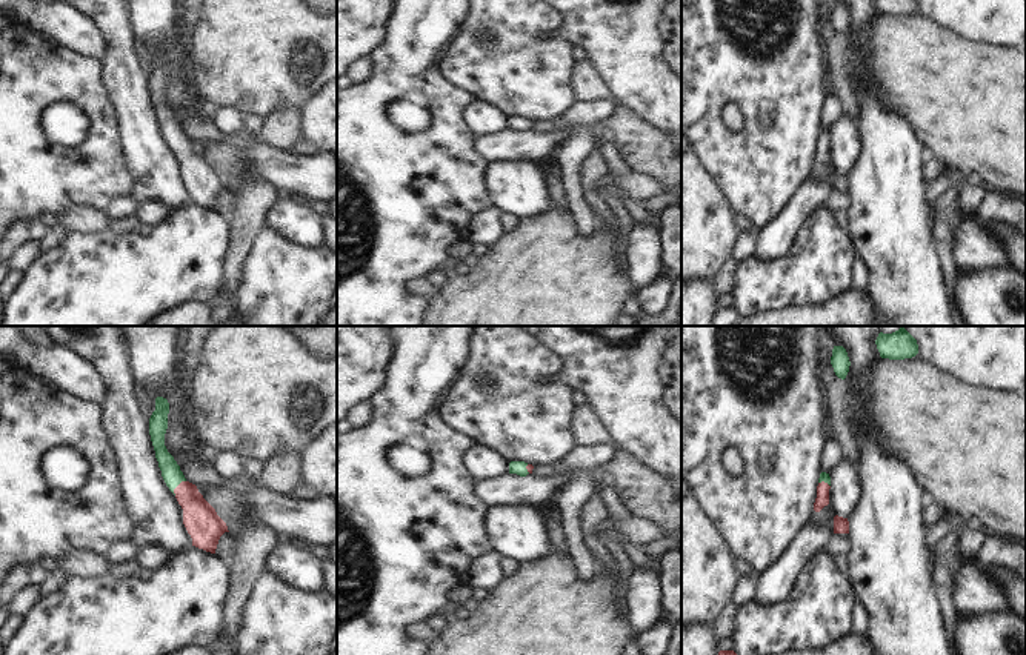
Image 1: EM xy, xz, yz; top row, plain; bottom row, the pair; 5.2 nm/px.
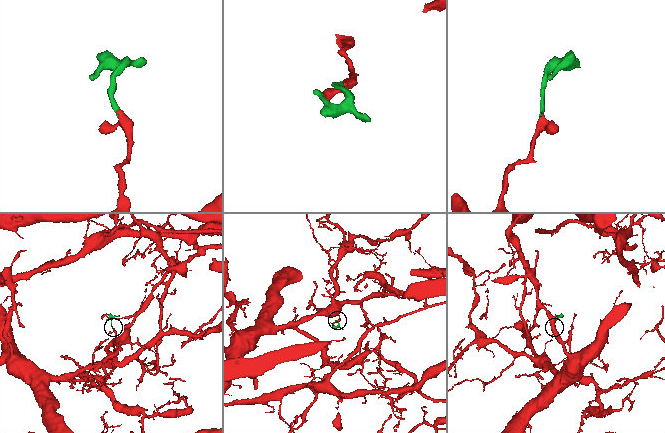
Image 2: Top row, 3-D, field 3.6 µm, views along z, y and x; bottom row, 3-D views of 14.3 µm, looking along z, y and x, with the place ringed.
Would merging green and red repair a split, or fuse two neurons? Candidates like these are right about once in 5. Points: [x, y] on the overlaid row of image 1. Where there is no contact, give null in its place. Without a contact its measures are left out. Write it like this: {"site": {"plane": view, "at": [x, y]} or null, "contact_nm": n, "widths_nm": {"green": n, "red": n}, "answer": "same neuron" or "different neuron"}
{"site": {"plane": "xy", "at": [177, 485]}, "contact_nm": 100, "widths_nm": {"green": 100, "red": 180}, "answer": "same neuron"}

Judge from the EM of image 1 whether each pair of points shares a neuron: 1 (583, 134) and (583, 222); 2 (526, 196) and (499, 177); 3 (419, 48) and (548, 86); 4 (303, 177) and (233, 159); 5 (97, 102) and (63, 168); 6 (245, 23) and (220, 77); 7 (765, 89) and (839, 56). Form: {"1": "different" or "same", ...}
{"1": "same", "2": "same", "3": "different", "4": "same", "5": "same", "6": "same", "7": "different"}

